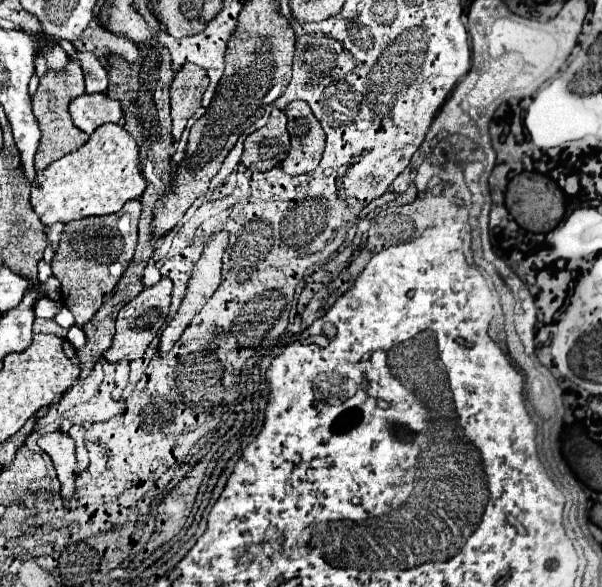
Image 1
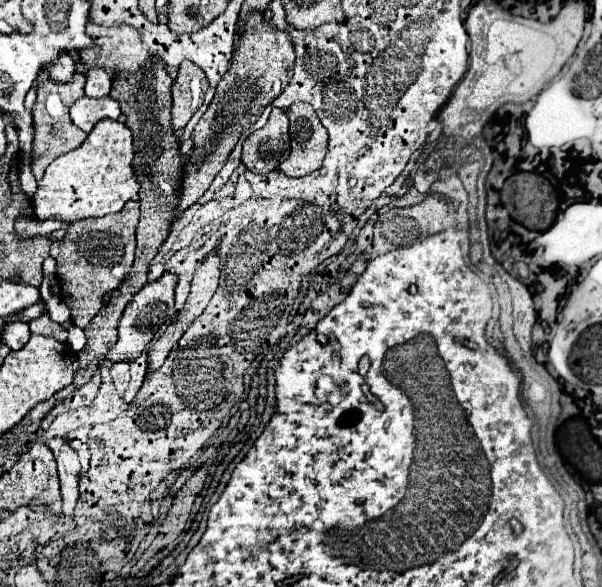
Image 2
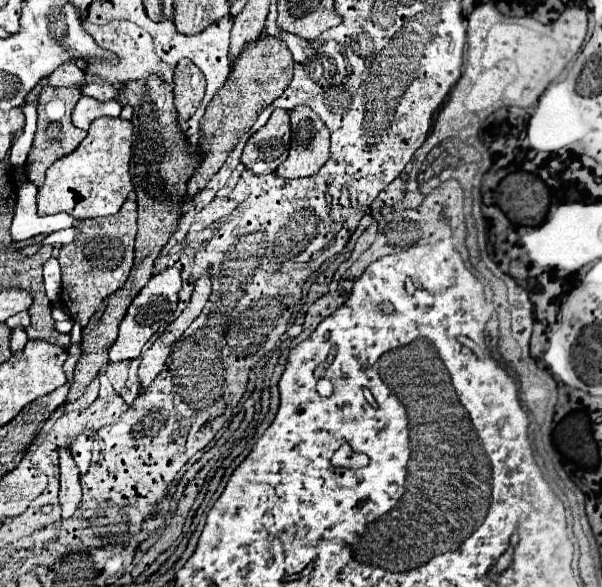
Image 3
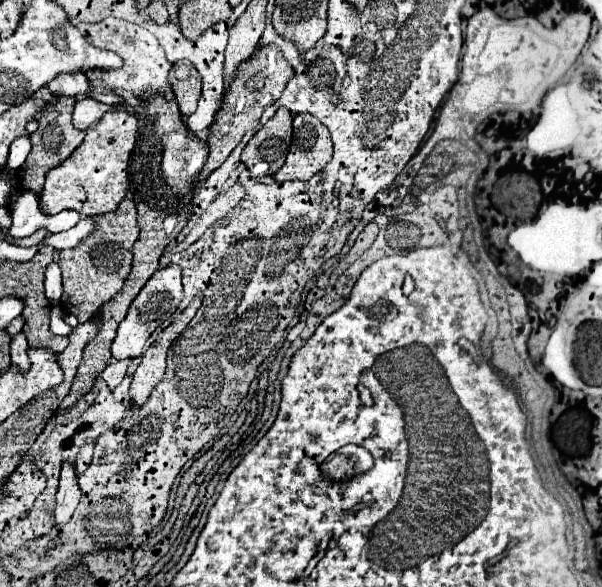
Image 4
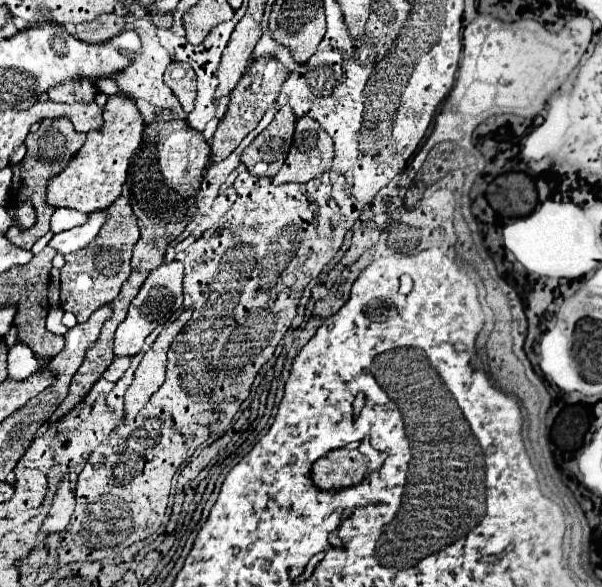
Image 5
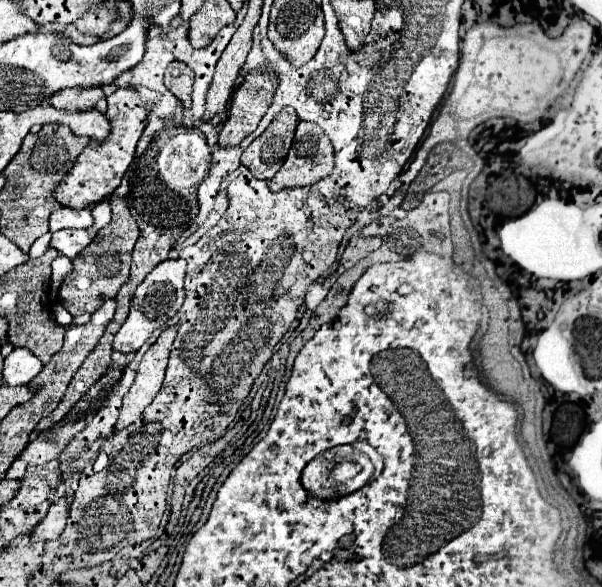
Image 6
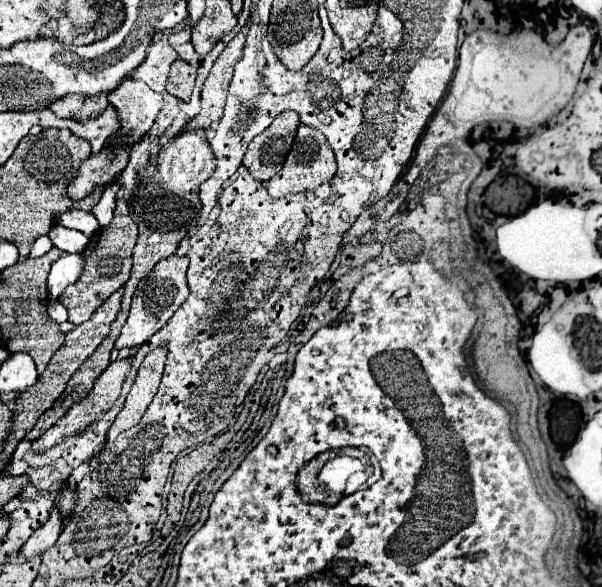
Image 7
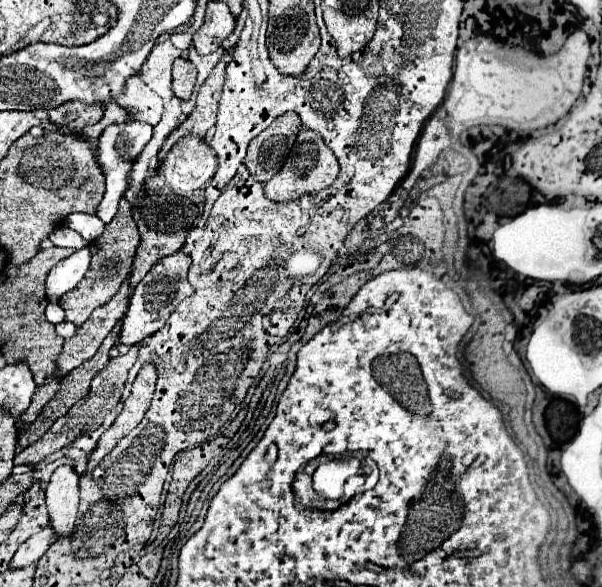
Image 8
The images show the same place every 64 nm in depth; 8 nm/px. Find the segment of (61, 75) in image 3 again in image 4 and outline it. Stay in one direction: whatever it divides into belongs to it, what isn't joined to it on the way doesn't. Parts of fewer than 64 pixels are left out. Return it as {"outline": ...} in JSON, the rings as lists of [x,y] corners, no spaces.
{"outline":[[[78,72],[78,74],[72,74],[72,76],[58,76],[52,84],[48,84],[48,90],[52,96],[80,96],[80,94],[88,94],[88,88],[90,88],[90,82],[86,78],[86,74]]]}

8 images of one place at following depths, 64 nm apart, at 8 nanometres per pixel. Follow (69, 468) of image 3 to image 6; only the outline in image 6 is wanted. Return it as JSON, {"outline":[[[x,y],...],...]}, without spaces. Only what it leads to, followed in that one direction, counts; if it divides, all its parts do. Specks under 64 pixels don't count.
{"outline":[[[58,498],[46,518],[36,526],[36,530],[32,532],[32,538],[30,542],[36,544],[36,542],[48,542],[48,540],[56,540],[62,532],[64,532],[64,526],[66,526],[66,518],[68,518],[68,500],[66,498]]]}

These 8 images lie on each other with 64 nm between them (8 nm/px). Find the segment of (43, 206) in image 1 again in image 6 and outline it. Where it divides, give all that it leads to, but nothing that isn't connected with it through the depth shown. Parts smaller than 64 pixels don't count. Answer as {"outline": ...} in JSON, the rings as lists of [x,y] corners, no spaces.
{"outline":[[[144,86],[116,88],[116,92],[110,94],[106,100],[108,100],[106,116],[112,122],[112,132],[100,144],[92,140],[90,146],[84,150],[84,154],[80,154],[80,158],[76,160],[76,164],[72,166],[68,176],[56,188],[54,196],[64,206],[80,210],[80,208],[86,208],[88,204],[96,204],[96,202],[104,200],[108,194],[112,194],[118,188],[126,168],[130,166],[130,162],[134,158],[136,144],[138,144],[138,140],[148,124],[148,116],[158,102],[156,94]]]}

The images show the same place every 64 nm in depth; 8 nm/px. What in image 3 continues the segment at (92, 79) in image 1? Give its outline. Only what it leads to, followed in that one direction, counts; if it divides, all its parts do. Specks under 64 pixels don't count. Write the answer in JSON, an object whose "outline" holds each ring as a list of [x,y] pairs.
{"outline":[[[100,78],[92,80],[90,84],[86,84],[86,86],[82,88],[82,94],[86,94],[86,96],[92,96],[92,98],[96,98],[98,102],[116,100],[116,96],[118,96],[116,88],[110,88],[110,84],[104,84],[104,80],[100,80]]]}

